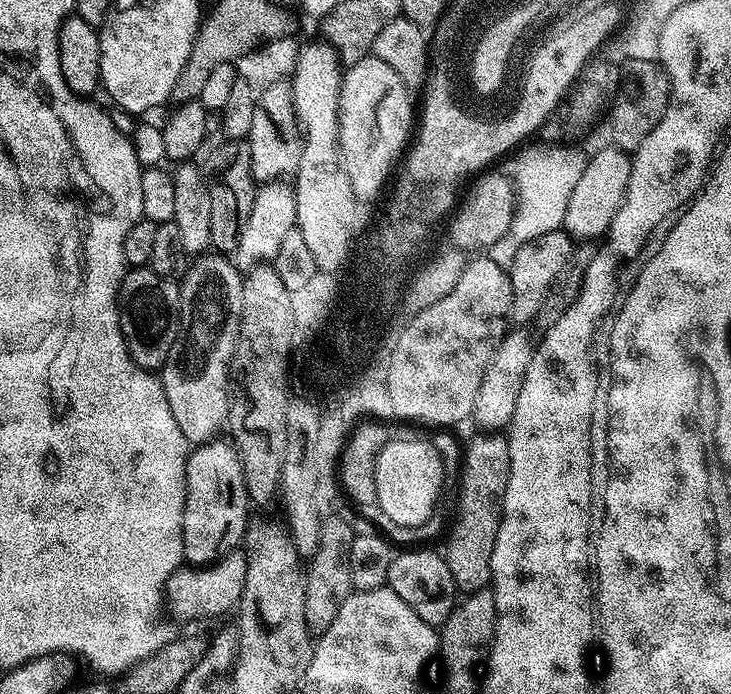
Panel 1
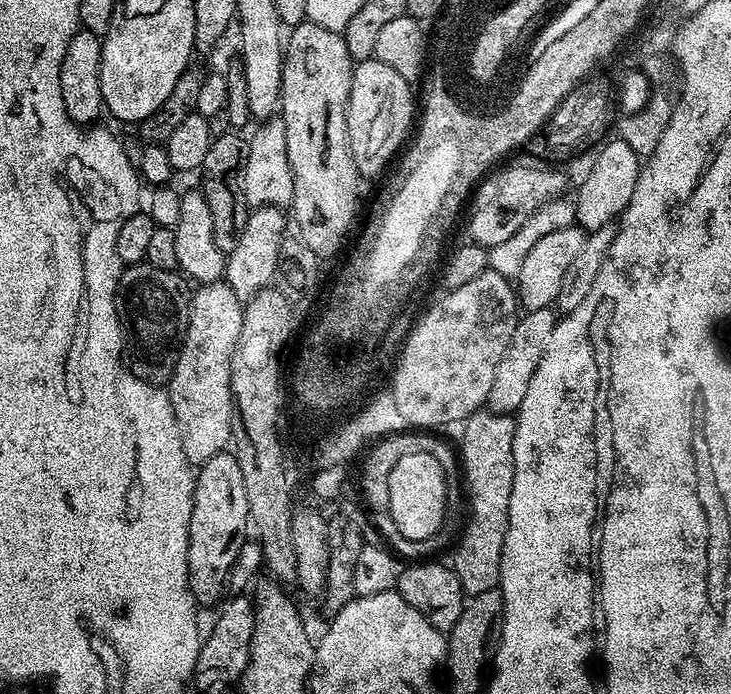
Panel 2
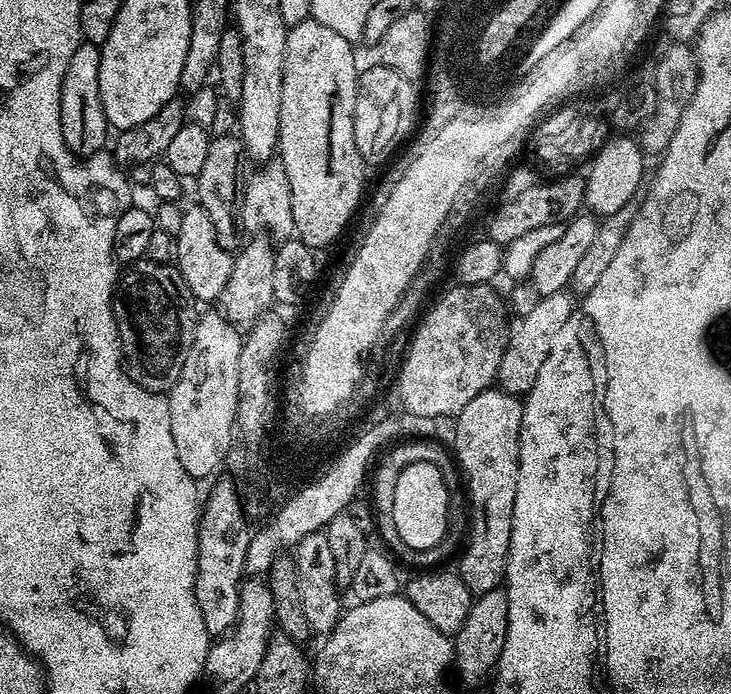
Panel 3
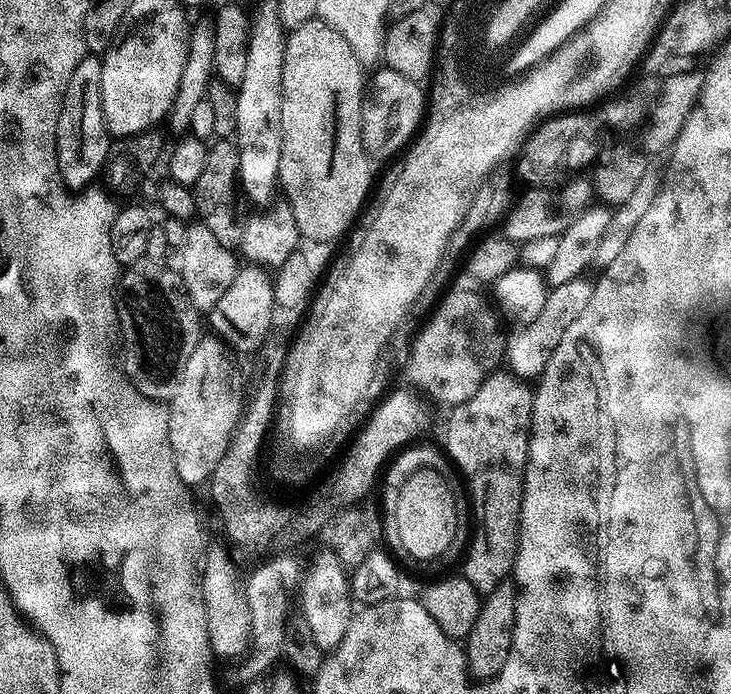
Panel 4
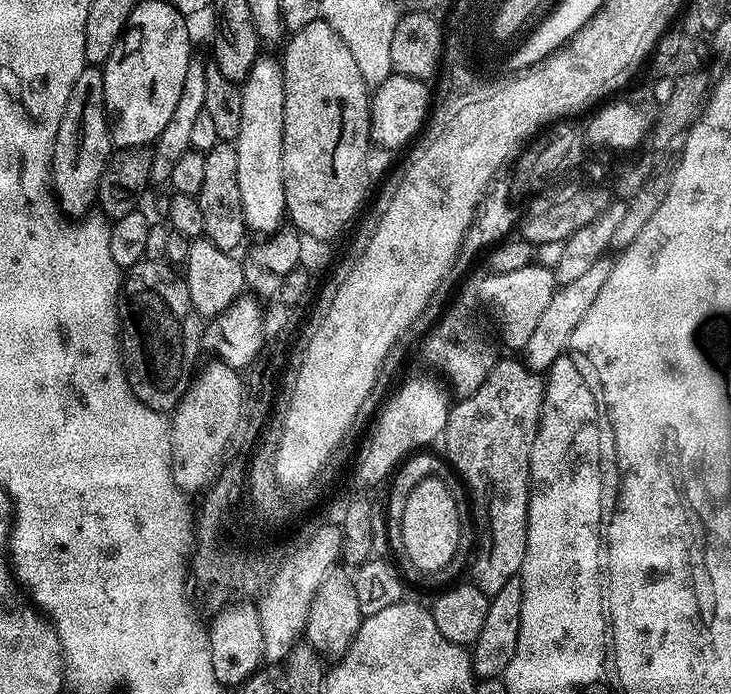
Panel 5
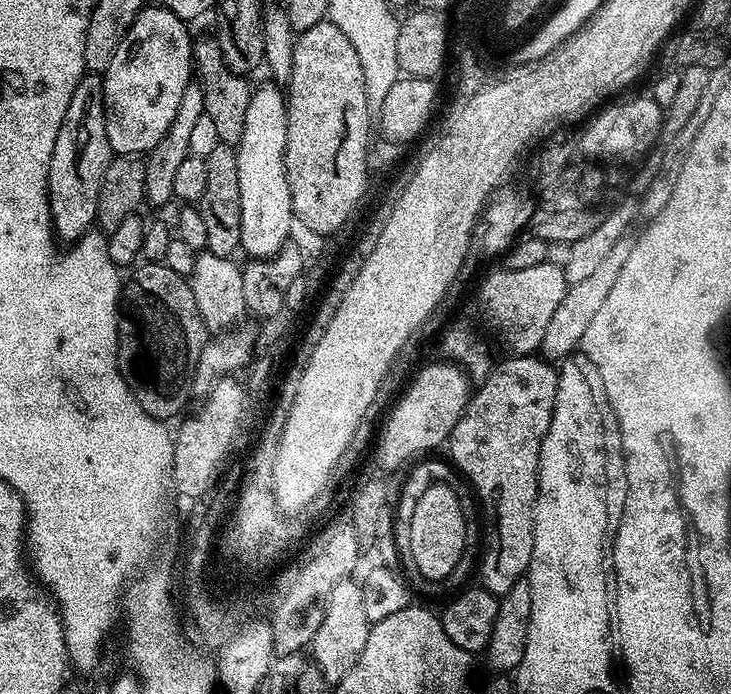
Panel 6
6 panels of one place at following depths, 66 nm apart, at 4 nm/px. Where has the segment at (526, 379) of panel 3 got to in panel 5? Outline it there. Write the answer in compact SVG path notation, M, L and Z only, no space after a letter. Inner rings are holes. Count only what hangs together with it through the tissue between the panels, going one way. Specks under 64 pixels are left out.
M601 258L598 262L594 262L594 266L590 266L590 270L586 270L586 274L574 278L574 282L566 282L557 287L555 294L550 298L550 306L546 306L546 314L538 318L538 326L534 326L534 334L530 334L522 349L523 363L533 372L547 373L552 363L567 349L578 322L582 322L582 318L586 318L586 310L594 306L594 298L598 298L598 290L602 290L602 282L610 278L611 269L612 260Z

